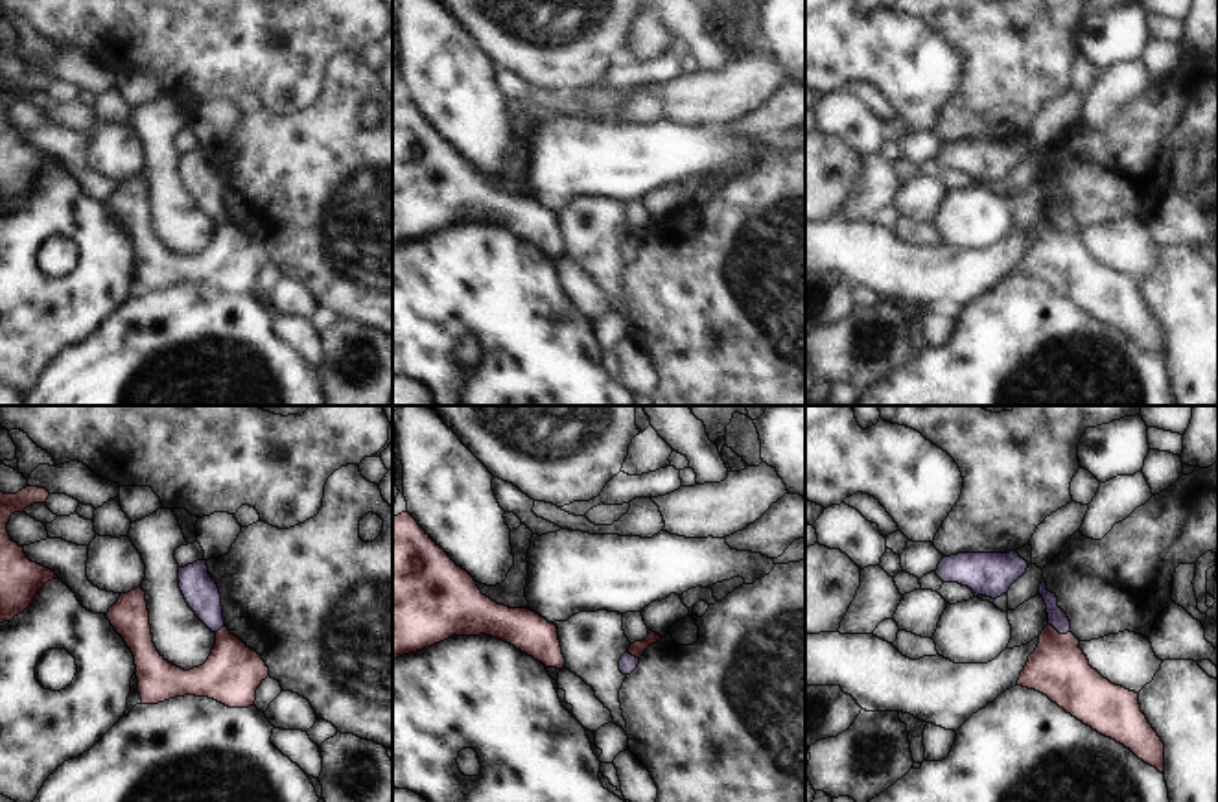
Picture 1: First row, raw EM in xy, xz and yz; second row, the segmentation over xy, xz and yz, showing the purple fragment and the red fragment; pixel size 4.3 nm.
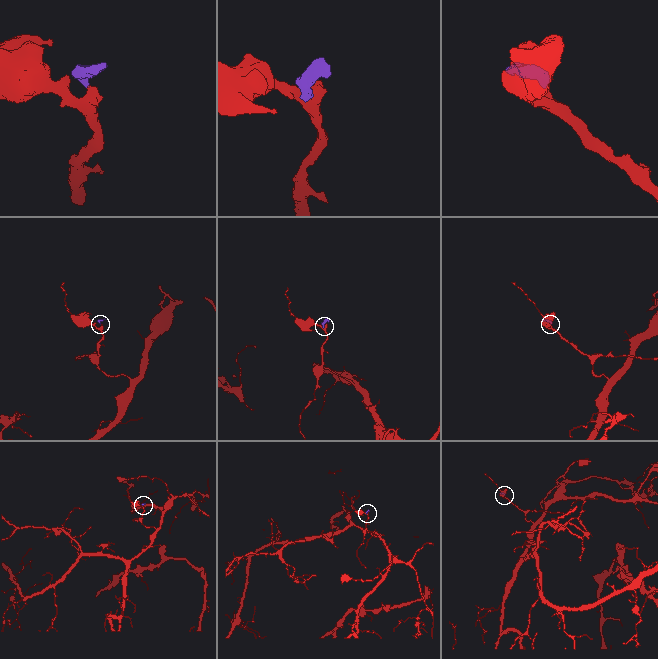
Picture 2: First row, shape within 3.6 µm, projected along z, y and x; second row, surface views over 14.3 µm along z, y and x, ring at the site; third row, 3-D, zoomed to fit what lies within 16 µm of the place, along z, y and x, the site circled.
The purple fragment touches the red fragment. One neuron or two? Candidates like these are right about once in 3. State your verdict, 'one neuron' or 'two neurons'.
one neuron

